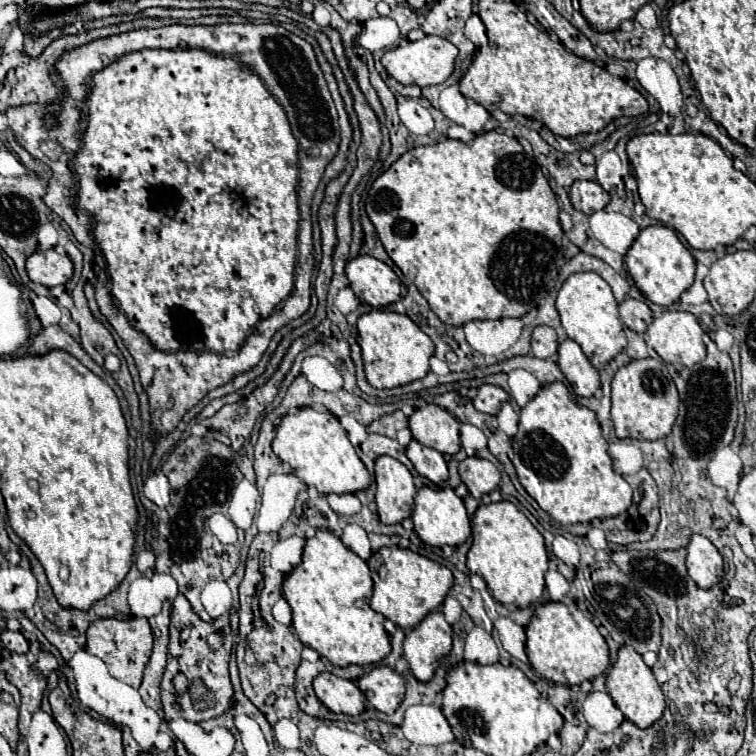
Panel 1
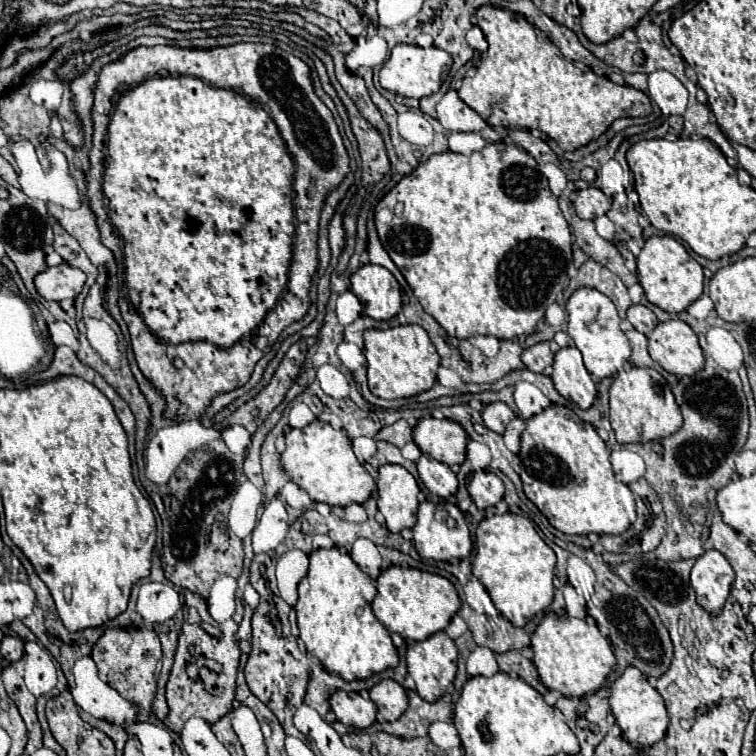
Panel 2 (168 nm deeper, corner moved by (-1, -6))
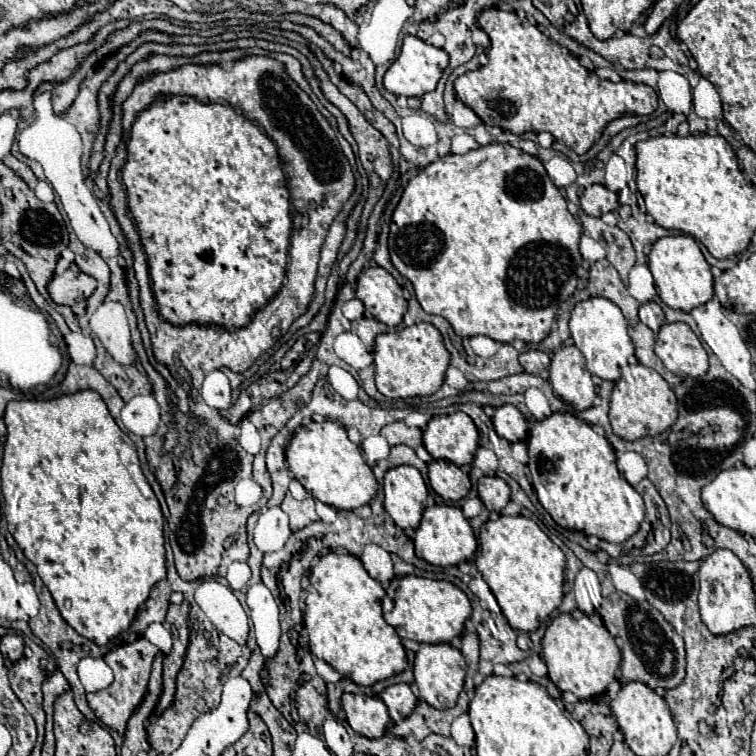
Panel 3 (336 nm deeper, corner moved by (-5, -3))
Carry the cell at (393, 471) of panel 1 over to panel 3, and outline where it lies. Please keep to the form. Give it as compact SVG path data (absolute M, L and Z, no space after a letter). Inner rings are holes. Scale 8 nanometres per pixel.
M414 466L390 468L384 476L384 508L392 520L404 528L418 528L426 508L428 488Z

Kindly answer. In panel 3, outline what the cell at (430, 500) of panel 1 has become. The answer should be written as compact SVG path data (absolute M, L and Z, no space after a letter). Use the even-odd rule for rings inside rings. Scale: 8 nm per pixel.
M430 506L424 510L422 514L422 522L416 530L414 536L414 548L416 548L416 556L426 560L428 564L434 566L456 566L464 560L470 560L476 552L476 538L472 534L470 522L464 518L462 510L456 506Z

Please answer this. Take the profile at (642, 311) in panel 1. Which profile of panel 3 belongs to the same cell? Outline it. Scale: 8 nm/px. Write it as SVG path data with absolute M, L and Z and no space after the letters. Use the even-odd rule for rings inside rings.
M646 302L640 306L640 322L644 322L648 328L658 332L658 328L664 324L664 312L656 302Z

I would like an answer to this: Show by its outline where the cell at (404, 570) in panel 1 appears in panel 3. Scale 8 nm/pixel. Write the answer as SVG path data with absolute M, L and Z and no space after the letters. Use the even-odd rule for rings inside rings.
M398 576L390 582L386 598L382 600L384 620L398 632L400 638L410 638L426 644L446 644L460 636L464 622L472 614L468 596L450 582L428 580L416 576Z

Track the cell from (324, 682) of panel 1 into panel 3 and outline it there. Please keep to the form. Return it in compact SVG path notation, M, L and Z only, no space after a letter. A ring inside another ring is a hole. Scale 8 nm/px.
M344 694L342 708L350 728L366 738L382 738L390 726L386 704L378 696Z

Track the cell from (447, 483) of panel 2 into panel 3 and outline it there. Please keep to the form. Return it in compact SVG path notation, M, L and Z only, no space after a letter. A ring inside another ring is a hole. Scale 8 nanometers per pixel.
M434 460L428 464L428 480L432 490L450 502L458 502L470 492L468 474L446 460Z

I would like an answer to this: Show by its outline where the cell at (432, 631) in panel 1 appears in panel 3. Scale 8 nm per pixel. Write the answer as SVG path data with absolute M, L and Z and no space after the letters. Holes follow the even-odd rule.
M420 644L420 650L416 652L414 660L414 676L416 686L420 690L420 700L438 710L452 708L464 686L466 660L452 644Z

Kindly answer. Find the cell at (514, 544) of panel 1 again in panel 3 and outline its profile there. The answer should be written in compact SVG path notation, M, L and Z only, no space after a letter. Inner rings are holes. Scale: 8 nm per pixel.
M500 516L498 520L488 520L480 530L476 568L514 630L534 632L560 606L564 598L564 566L562 550L530 518Z

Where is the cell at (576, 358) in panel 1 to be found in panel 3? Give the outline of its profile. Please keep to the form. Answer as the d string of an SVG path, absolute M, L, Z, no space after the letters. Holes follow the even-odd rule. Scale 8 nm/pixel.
M562 346L554 350L550 364L550 384L554 396L572 404L576 410L588 410L596 398L596 386L592 374L582 360L582 352L576 346Z

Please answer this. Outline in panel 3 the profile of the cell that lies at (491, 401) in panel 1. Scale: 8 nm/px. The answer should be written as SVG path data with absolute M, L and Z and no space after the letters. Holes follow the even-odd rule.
M506 404L496 408L492 424L496 434L508 442L524 442L528 438L528 422L516 406Z

